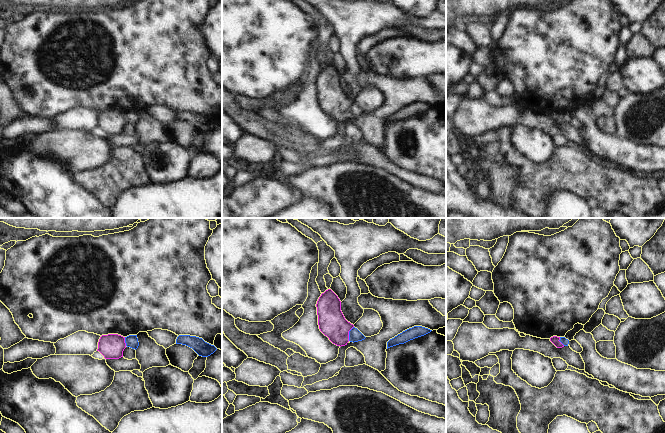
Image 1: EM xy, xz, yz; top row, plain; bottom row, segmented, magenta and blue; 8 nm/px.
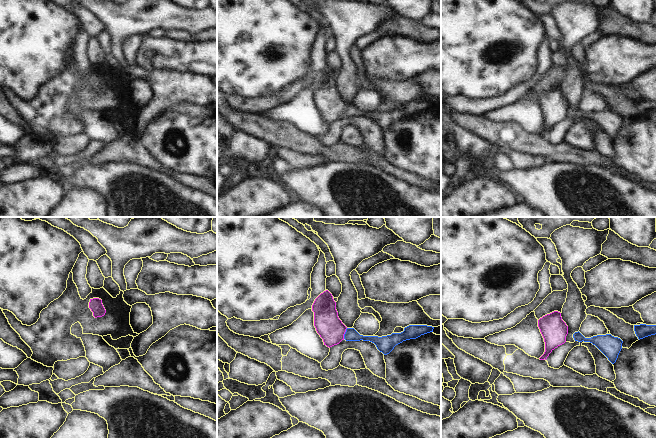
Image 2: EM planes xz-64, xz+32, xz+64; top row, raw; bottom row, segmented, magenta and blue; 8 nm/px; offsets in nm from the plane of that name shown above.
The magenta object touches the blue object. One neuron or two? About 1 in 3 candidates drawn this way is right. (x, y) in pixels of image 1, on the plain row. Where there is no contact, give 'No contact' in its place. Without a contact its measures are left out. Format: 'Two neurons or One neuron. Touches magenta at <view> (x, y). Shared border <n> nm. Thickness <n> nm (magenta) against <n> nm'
One neuron. Touches magenta at xz (348, 109). Shared border 130 nm. Thickness 220 nm (magenta) against 100 nm.

